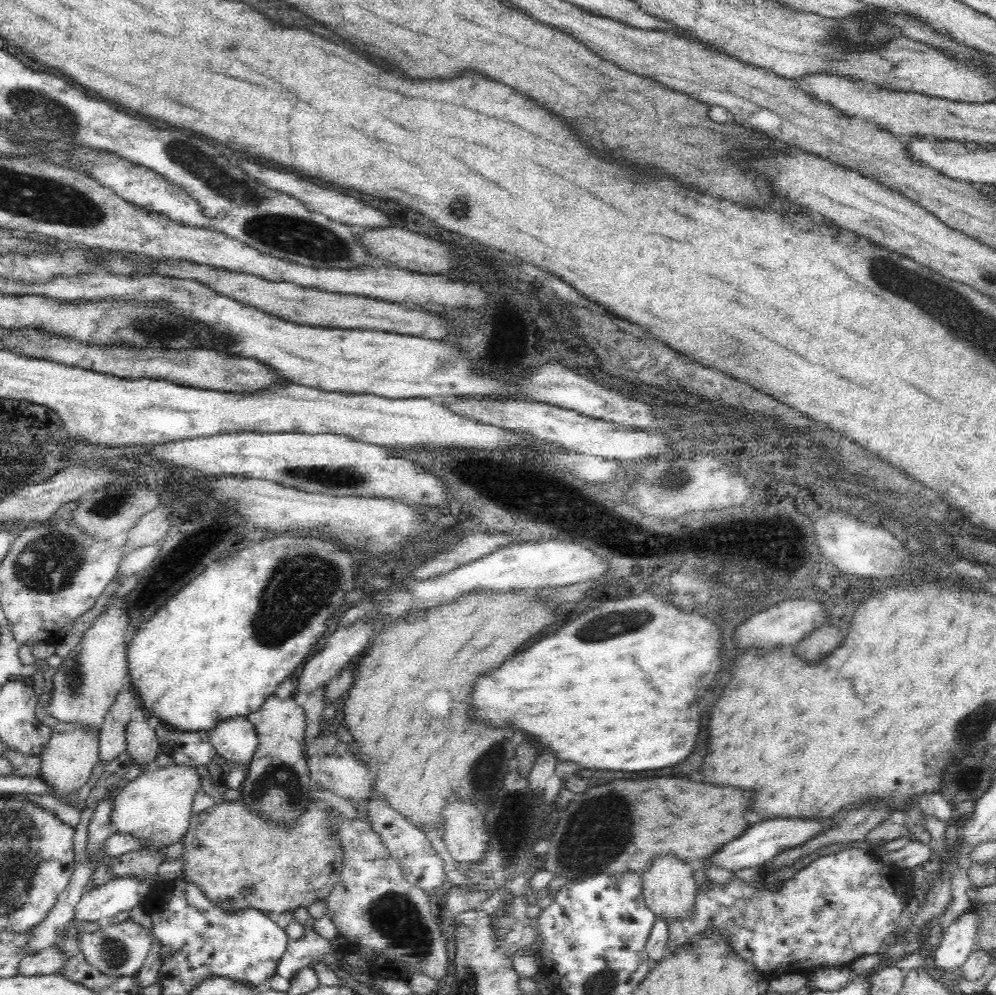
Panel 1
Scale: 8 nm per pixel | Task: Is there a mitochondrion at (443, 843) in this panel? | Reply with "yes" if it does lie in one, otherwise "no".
no

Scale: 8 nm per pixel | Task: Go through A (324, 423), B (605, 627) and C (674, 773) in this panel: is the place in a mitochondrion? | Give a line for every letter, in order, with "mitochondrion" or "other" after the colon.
A: other
B: mitochondrion
C: other

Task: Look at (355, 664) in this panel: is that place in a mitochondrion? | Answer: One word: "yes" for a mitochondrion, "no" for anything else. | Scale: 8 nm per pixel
no

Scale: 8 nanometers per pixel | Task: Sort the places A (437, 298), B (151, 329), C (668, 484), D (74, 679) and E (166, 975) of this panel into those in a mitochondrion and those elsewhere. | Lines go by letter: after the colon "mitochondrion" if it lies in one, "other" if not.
A: other
B: mitochondrion
C: mitochondrion
D: mitochondrion
E: other

